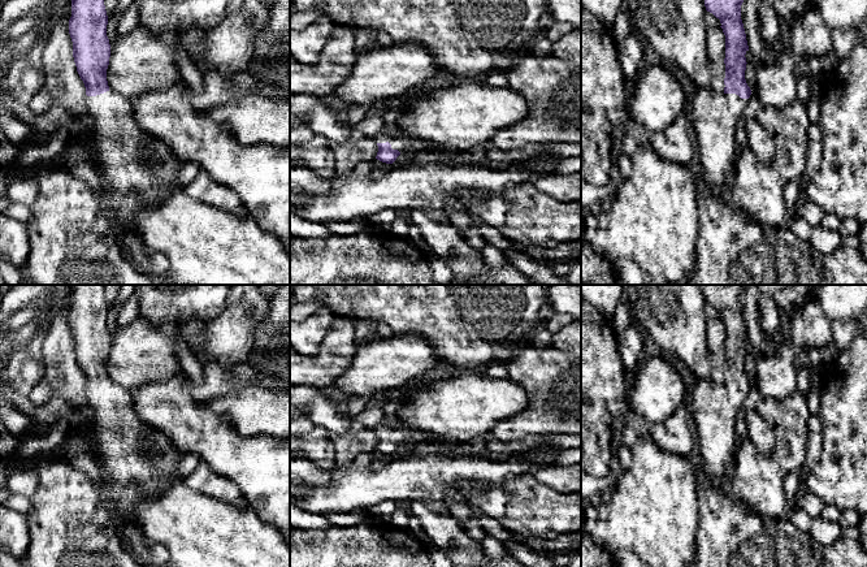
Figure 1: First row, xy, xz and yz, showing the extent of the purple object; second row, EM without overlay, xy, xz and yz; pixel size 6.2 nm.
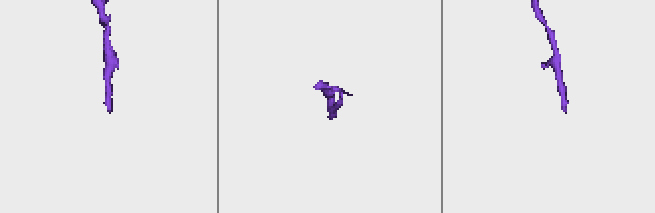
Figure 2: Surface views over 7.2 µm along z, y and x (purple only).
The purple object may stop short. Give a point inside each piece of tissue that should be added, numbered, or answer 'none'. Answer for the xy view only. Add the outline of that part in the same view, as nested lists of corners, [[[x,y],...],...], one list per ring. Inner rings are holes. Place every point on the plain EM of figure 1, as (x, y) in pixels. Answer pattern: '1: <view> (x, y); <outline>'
1: xy (131, 454); [[[109,381],[87,388],[86,394],[92,415],[87,433],[91,438],[100,469],[107,481],[107,498],[121,528],[129,551],[148,567],[166,567],[169,551],[162,545],[148,544],[135,521],[121,511],[120,497],[125,490],[136,489],[152,494],[183,482],[179,476],[182,454],[159,429],[144,423],[131,407],[131,395],[125,388]]]

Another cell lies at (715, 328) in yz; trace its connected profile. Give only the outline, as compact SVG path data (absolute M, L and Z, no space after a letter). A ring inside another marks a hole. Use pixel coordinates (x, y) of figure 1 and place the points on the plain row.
M721 319L707 321L707 351L710 356L710 380L719 388L724 385L725 326Z

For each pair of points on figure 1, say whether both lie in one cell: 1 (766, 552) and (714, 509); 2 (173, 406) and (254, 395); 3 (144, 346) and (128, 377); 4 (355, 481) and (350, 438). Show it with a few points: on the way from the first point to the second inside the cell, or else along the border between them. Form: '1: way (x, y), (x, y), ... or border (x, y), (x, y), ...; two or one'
1: way (753, 548), (727, 522); one
2: border (204, 402), (229, 421); two
3: way (139, 354), (130, 364), (130, 369); one
4: border (350, 463), (337, 466); two

